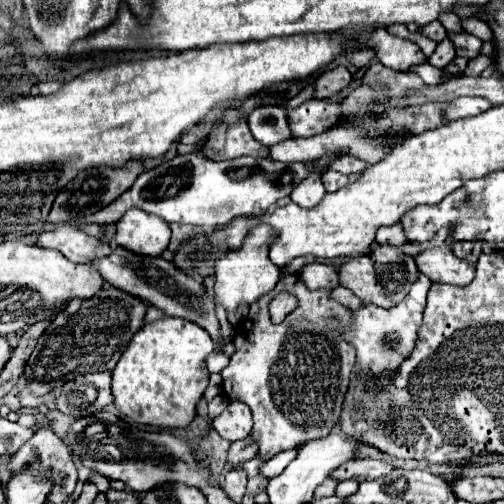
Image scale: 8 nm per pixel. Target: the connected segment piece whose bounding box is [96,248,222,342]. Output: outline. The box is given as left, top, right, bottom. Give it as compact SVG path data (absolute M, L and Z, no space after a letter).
M116 248L112 256L106 256L96 266L108 284L148 302L150 306L156 306L166 316L178 316L198 324L212 336L212 340L222 342L216 306L214 306L214 300L208 296L208 290L204 288L202 282L190 278L186 272L180 272L174 264L166 262L164 258L148 258L148 256L128 252L124 248Z

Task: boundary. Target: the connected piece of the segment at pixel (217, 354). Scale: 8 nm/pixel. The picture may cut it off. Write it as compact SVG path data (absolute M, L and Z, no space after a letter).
M214 350L214 352L206 358L206 364L208 364L208 370L210 370L210 372L222 372L222 370L228 366L228 362L230 362L230 358L228 358L224 352L220 352L220 350Z

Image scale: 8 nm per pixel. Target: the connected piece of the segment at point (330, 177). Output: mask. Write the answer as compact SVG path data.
M328 170L328 172L324 172L322 174L322 182L324 182L324 188L326 188L326 192L336 192L336 190L340 190L340 188L344 188L348 182L352 182L356 176L344 176L344 174L340 174L340 172L336 172L336 170Z

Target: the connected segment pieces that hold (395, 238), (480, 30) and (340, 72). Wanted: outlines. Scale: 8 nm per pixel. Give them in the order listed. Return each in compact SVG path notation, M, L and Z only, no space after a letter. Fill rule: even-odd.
M394 224L394 226L384 226L376 232L376 242L378 244L390 244L390 246L402 246L406 244L408 240L404 240L404 232L402 232L402 226L400 224Z
M462 18L460 24L462 24L464 32L468 32L468 34L480 38L480 40L492 40L492 30L484 20L480 20L480 18Z
M338 66L334 70L326 70L324 74L320 74L316 78L314 98L330 98L330 96L342 92L344 88L348 88L350 82L352 82L352 74L344 66Z

